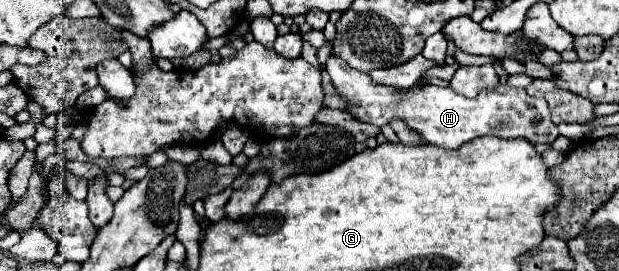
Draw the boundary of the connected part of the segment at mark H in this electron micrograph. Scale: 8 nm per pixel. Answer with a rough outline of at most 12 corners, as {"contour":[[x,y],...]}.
{"contour":[[330,56],[346,110],[382,128],[400,118],[426,144],[482,134],[550,144],[550,108],[498,84],[452,88],[376,84]]}

